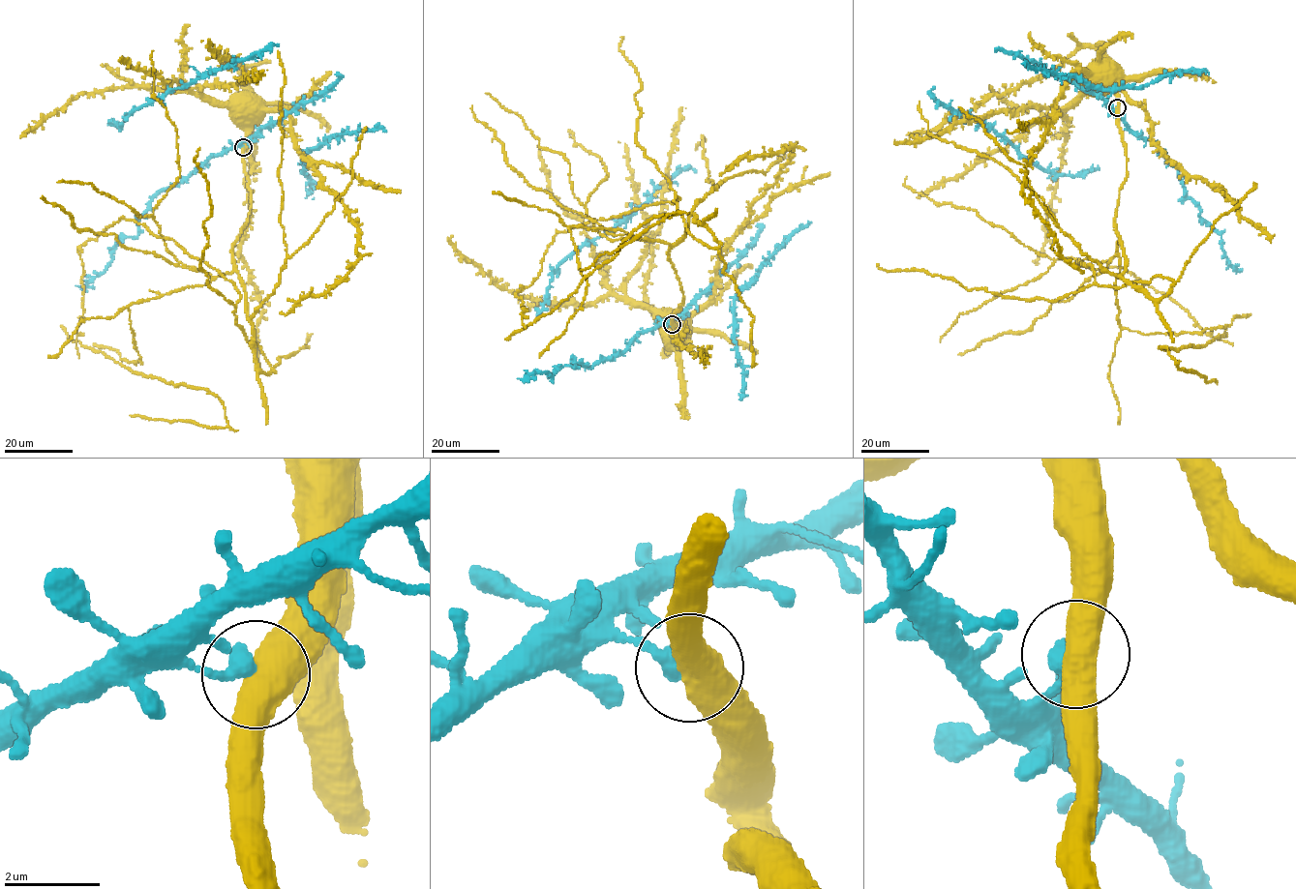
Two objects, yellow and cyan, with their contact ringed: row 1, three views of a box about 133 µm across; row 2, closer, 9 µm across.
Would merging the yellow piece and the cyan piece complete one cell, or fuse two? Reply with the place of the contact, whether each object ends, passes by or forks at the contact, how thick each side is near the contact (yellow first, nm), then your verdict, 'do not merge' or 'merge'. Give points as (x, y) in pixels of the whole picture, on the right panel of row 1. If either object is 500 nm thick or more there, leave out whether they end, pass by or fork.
(1117, 107) | 550/420 nm | do not merge

